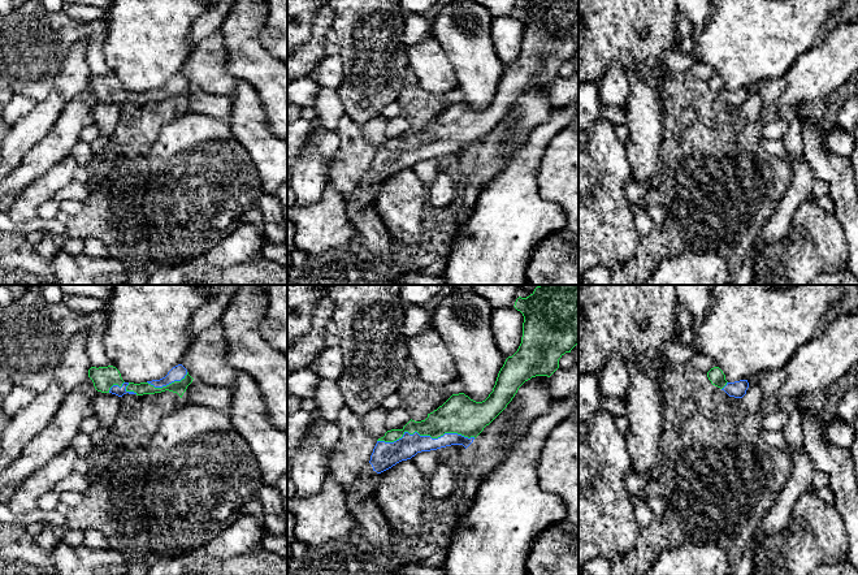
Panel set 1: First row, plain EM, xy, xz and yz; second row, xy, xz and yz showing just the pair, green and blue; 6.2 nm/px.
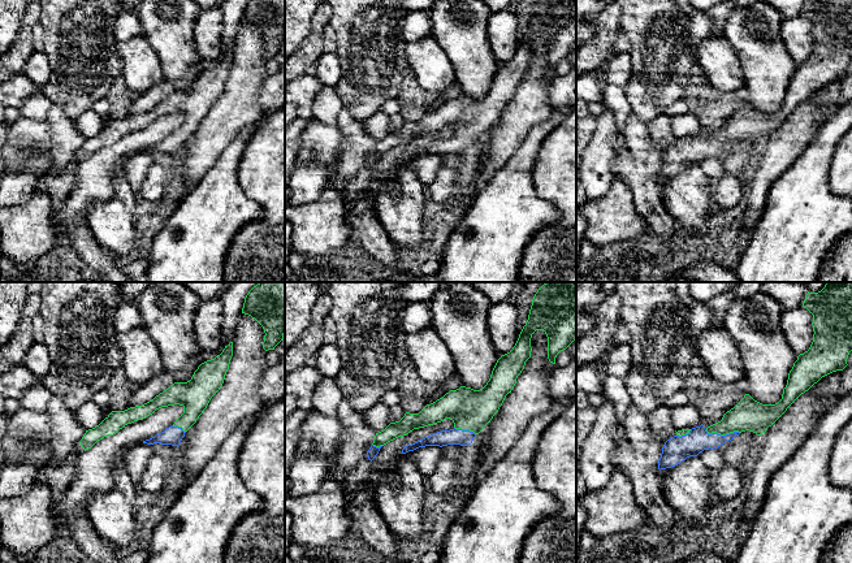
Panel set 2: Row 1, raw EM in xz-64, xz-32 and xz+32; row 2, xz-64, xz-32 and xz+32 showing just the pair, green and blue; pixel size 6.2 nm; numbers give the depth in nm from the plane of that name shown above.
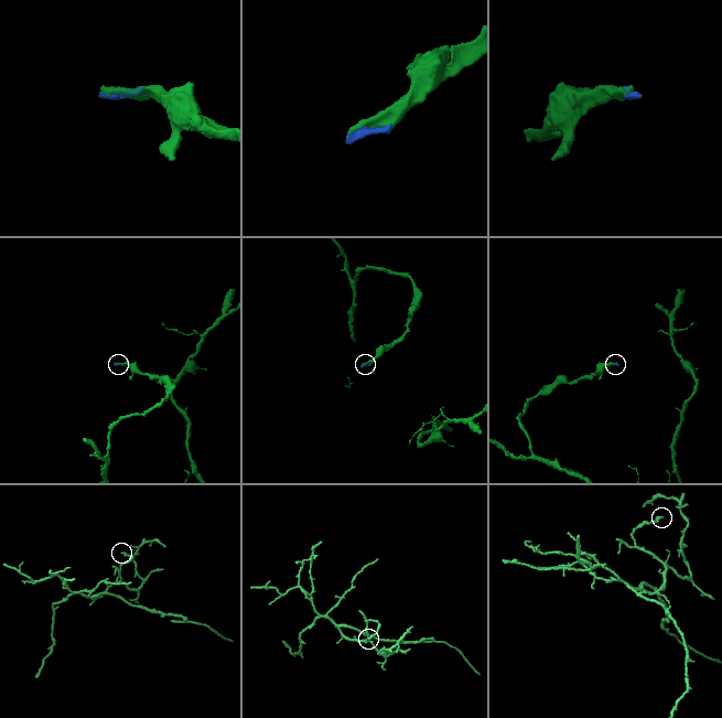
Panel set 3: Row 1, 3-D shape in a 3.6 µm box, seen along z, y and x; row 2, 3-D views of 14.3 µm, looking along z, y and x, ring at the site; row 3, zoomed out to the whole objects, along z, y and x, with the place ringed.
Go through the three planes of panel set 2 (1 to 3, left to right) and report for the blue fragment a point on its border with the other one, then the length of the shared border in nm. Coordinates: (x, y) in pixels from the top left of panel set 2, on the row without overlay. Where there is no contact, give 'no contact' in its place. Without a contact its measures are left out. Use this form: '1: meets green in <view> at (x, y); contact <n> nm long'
1: meets green in xz-64 at (178, 135); contact 100 nm long
2: meets green in xz-32 at (465, 138); contact 140 nm long
3: meets green in xz+32 at (722, 143); contact 220 nm long

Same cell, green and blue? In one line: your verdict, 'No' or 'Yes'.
Yes

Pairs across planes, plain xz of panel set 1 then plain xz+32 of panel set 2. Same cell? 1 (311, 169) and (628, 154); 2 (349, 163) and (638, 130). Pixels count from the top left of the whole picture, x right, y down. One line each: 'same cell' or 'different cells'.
1: different cells
2: same cell

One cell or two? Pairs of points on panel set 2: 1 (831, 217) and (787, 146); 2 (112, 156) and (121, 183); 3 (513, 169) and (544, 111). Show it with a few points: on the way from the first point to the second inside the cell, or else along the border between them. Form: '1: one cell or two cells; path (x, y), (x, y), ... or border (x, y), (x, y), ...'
1: two cells; border (814, 135), (794, 163), (774, 181)
2: two cells; border (122, 172), (115, 176), (115, 193), (103, 200)
3: two cells; border (553, 109), (545, 120), (531, 129), (518, 147)

